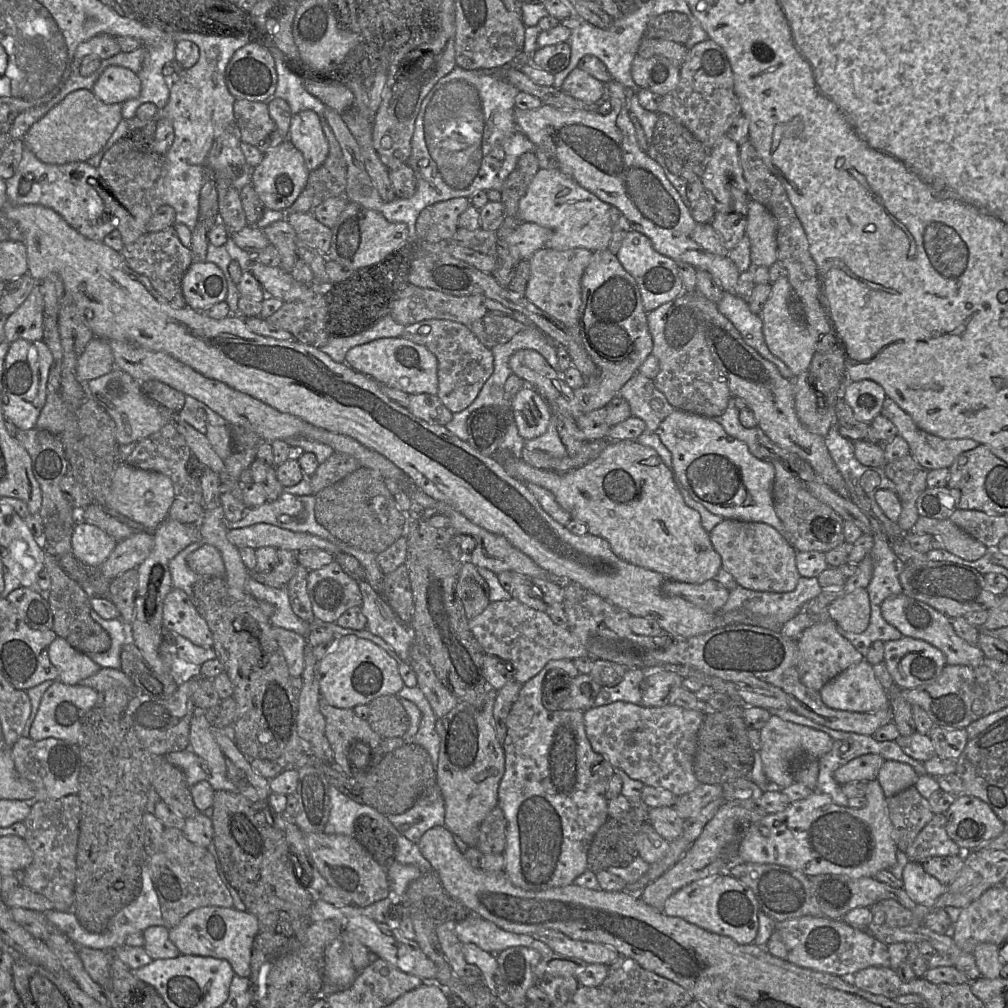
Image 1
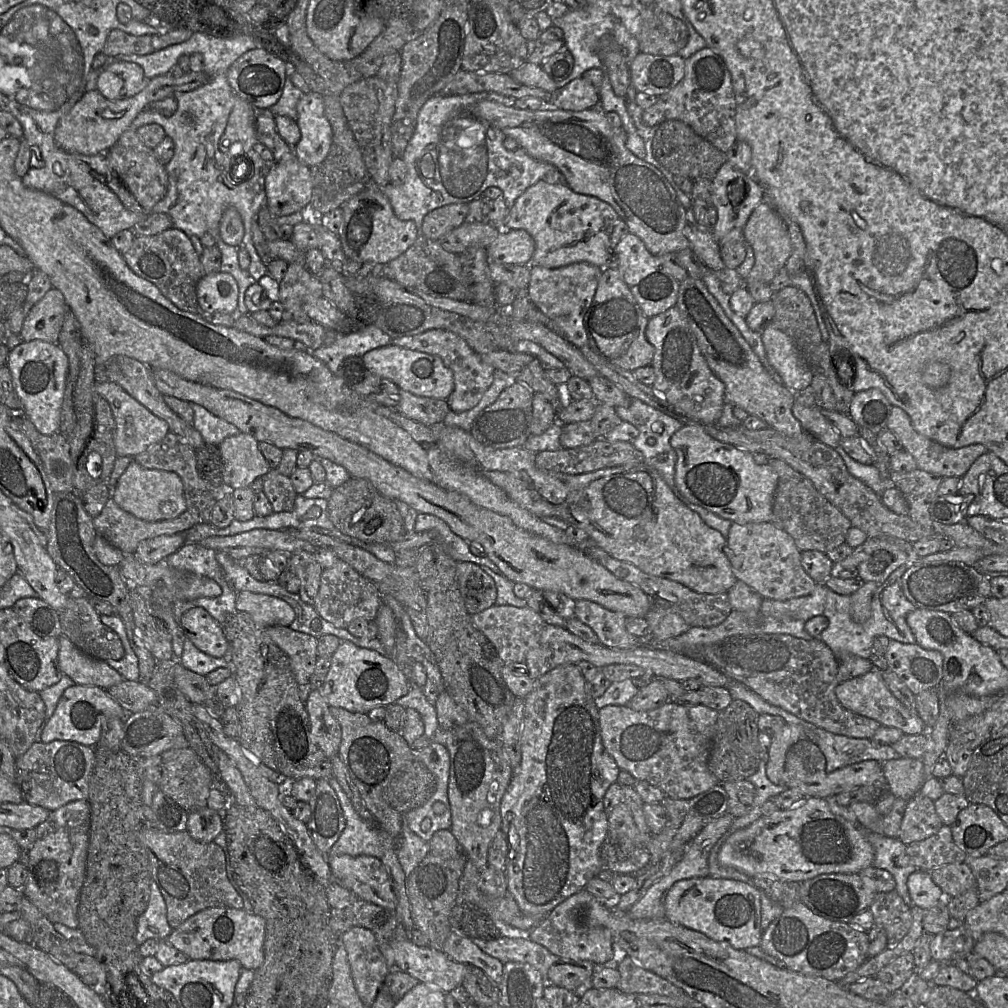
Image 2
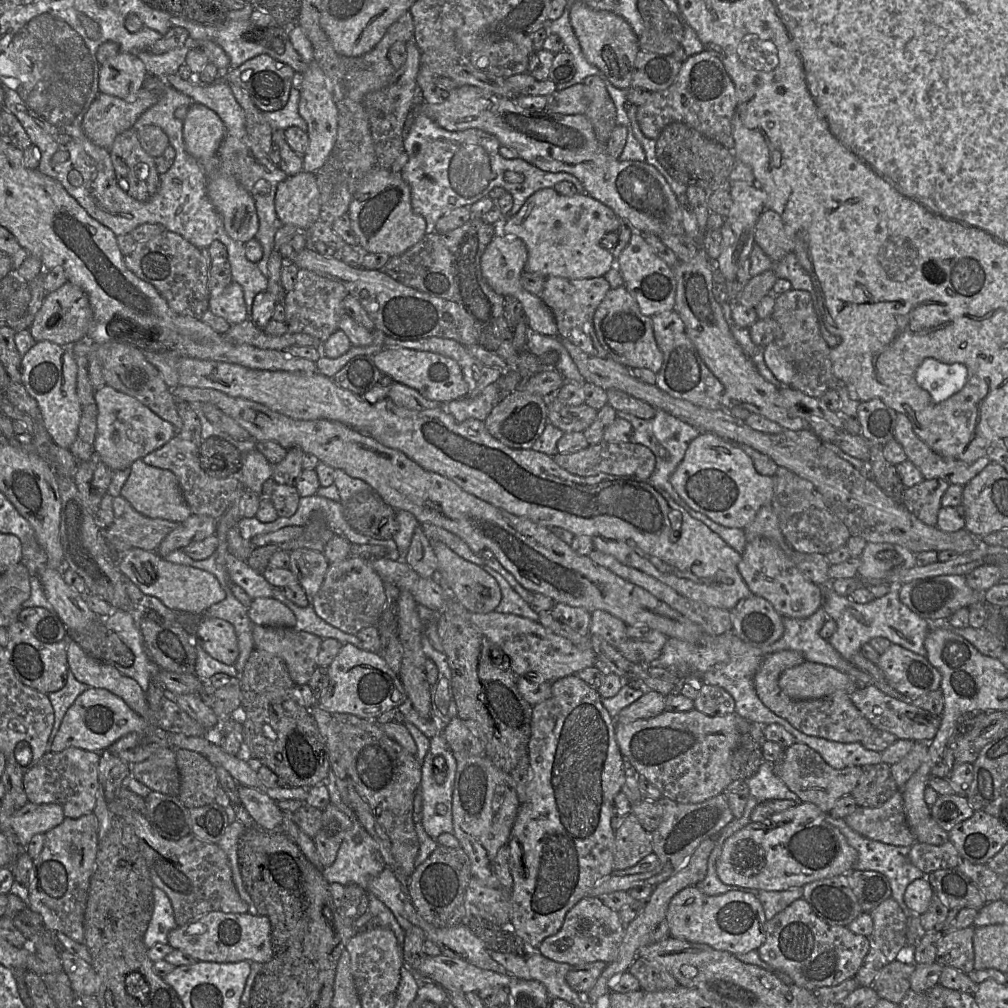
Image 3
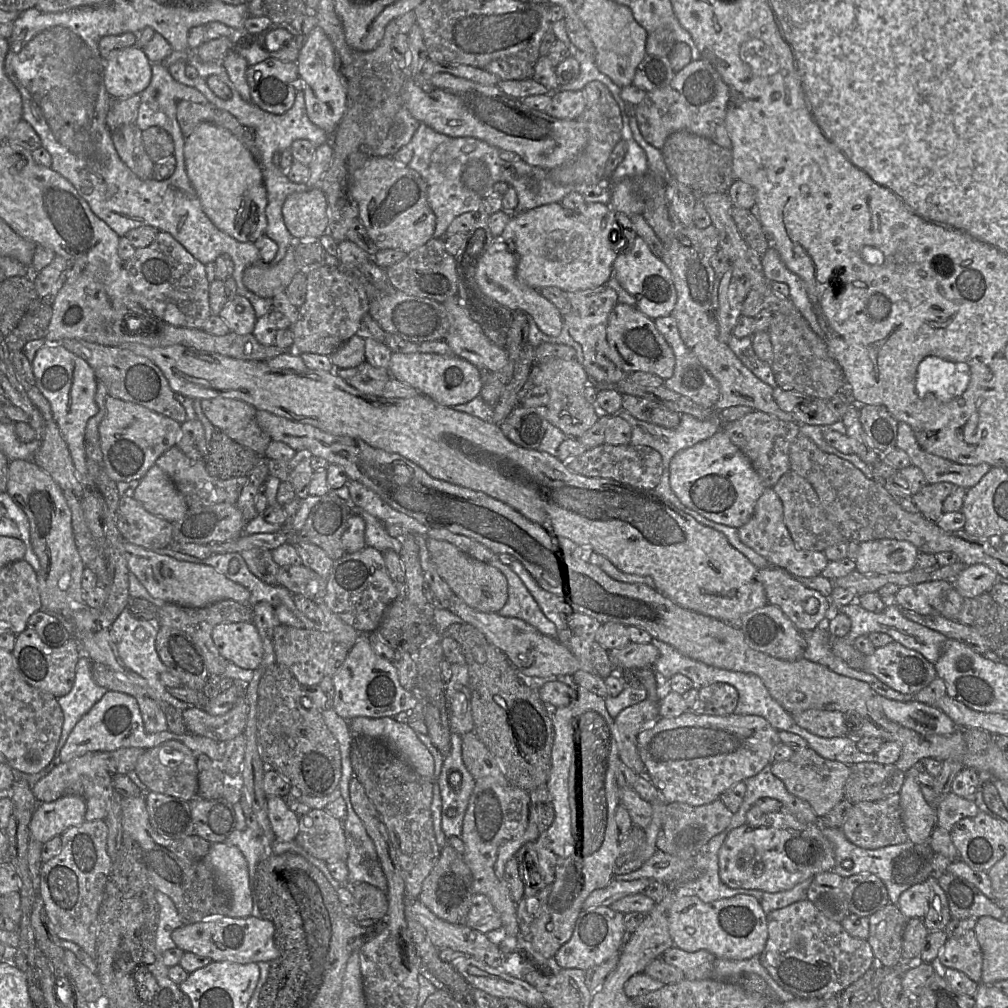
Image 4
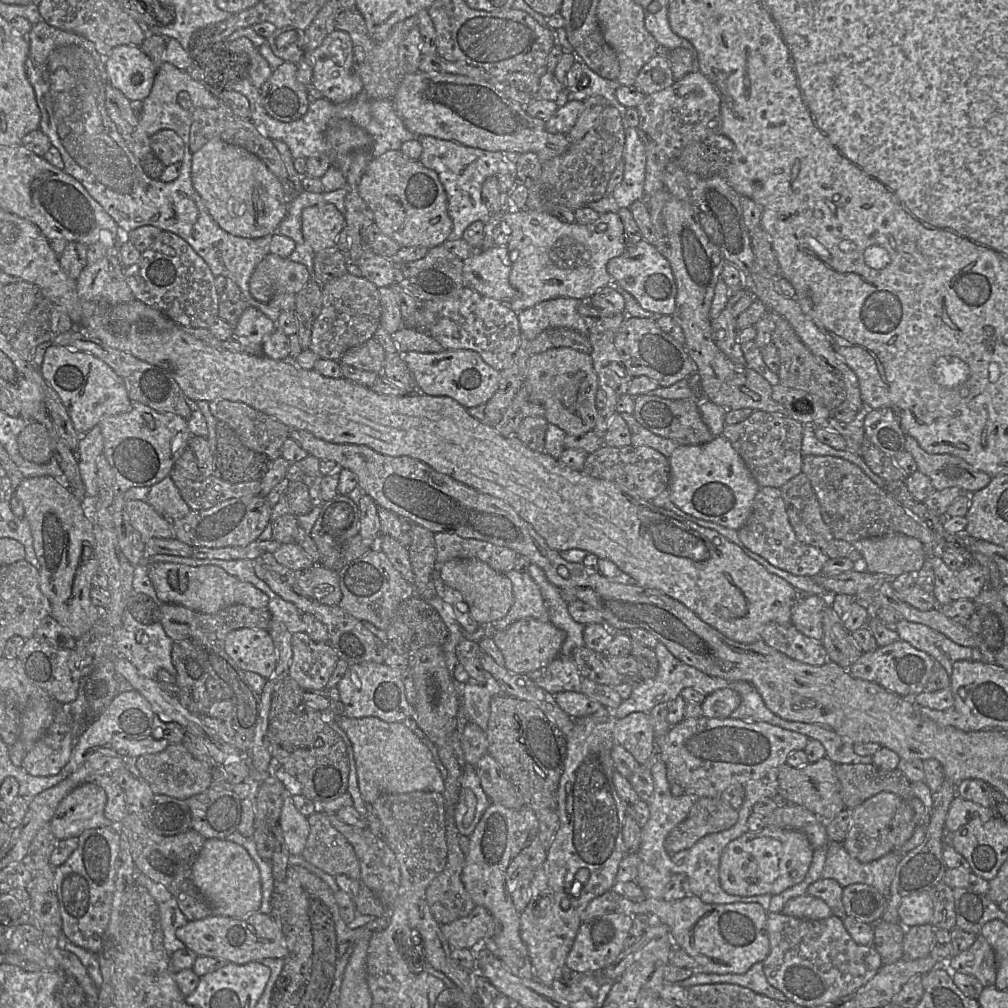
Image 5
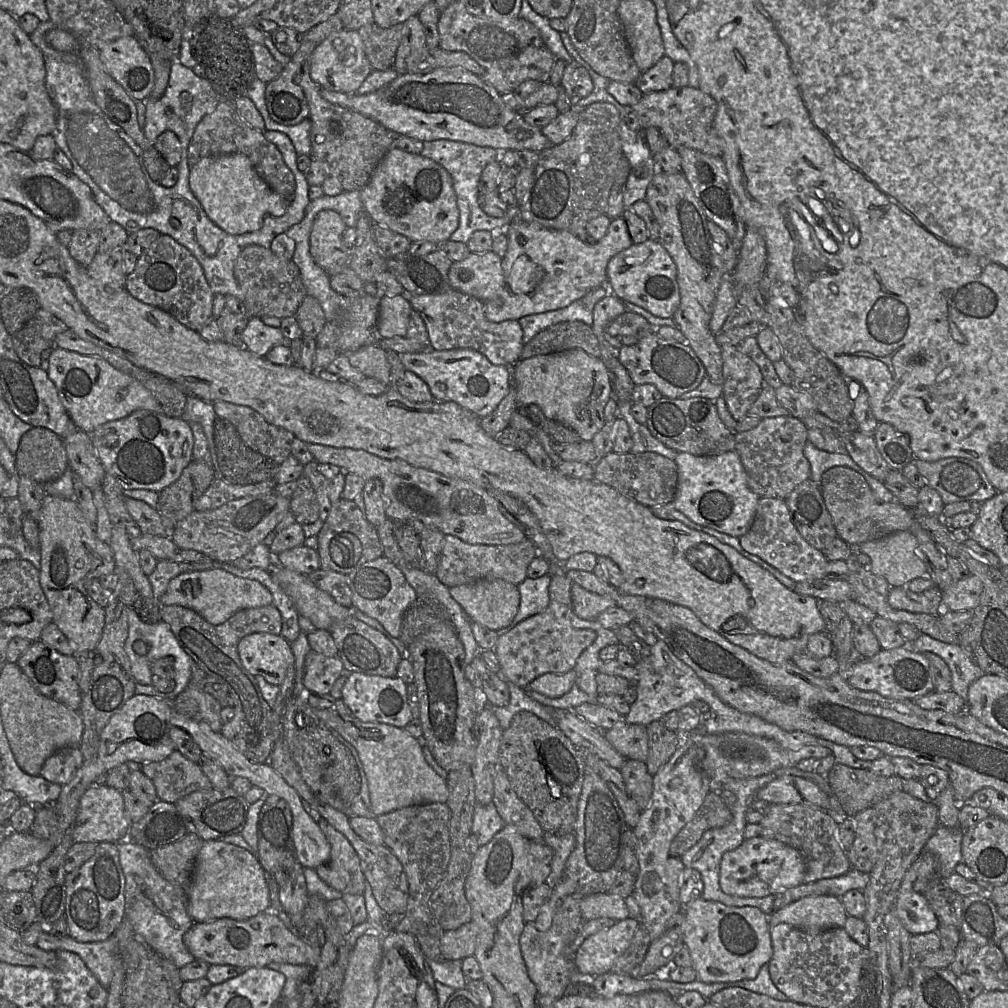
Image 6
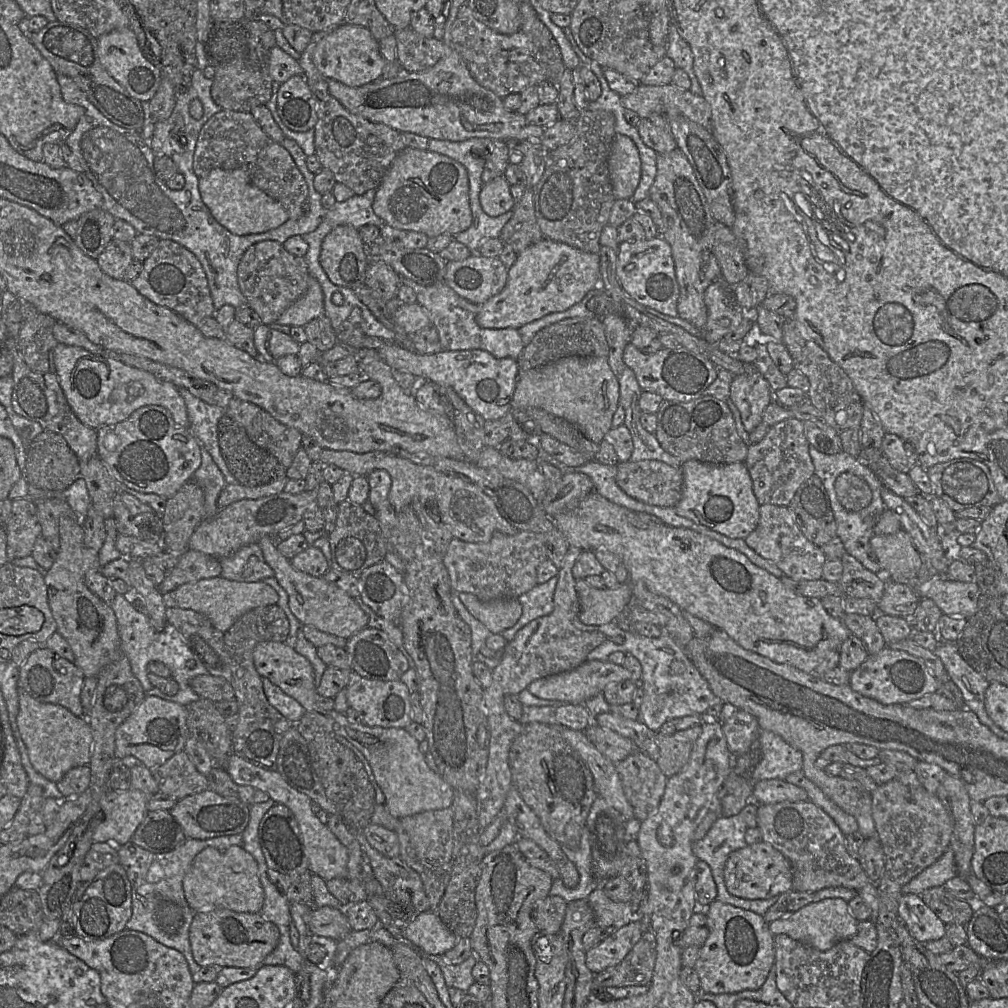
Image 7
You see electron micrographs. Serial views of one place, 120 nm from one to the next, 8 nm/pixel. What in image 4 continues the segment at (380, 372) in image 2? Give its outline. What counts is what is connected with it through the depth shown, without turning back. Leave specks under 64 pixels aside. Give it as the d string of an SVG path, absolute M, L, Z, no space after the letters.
M393 352L388 371L391 377L412 386L420 394L431 398L442 406L451 407L467 403L480 395L482 388L481 371L469 361L454 354Z

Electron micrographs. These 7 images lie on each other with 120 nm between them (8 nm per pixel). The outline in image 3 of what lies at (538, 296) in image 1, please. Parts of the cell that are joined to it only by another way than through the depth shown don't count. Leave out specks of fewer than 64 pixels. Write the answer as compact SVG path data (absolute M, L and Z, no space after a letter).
M549 276L545 278L540 298L553 313L558 336L570 340L591 356L606 358L609 356L596 336L593 317L597 307L610 289L610 284L604 276L584 279Z

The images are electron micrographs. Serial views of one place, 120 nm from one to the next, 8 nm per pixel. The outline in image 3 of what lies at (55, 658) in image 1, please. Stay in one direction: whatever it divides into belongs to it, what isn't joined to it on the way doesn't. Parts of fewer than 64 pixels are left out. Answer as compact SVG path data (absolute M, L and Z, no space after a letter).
M73 640L67 646L67 662L69 670L79 682L108 690L121 698L139 716L148 712L146 692L134 679L122 674L112 664L93 658Z

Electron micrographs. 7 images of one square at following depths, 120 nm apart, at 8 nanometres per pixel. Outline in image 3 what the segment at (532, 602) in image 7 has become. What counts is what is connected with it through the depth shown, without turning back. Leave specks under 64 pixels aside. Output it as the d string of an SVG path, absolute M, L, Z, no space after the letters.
M489 566L481 567L487 574L495 579L501 590L501 601L494 611L498 613L515 614L538 622L538 614L515 592L510 584Z

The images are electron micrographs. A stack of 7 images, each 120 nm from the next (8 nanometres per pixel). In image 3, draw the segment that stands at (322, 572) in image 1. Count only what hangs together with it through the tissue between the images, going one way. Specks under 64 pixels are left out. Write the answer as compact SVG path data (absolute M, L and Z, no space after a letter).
M349 556L342 561L329 564L320 589L310 599L310 605L321 619L348 634L356 634L363 628L377 626L385 602L385 582L372 568L368 559L362 556Z

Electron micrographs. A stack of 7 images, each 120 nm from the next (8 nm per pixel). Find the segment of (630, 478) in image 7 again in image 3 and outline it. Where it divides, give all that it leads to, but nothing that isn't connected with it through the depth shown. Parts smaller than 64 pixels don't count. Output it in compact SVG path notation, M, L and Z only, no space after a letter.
M606 442L589 444L586 448L574 453L556 453L553 460L561 468L579 476L592 476L600 473L628 477L638 481L647 481L656 464L653 452L646 446L628 442Z

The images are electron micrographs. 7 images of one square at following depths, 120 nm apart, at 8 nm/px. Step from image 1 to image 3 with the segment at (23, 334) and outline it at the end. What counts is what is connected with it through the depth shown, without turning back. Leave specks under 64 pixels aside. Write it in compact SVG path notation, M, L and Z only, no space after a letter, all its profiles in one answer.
M67 282L46 296L29 331L36 342L49 341L62 347L71 347L87 338L92 320L93 311L88 295L80 287Z

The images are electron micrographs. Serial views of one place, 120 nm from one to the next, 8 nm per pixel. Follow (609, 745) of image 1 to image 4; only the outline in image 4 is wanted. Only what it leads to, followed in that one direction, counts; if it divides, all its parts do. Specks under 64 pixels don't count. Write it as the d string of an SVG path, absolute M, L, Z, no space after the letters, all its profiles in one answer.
M687 711L675 718L659 717L637 736L637 750L646 769L646 775L667 803L692 806L710 804L720 794L738 782L755 776L772 763L772 753L781 743L778 731L767 720L755 715L711 716Z

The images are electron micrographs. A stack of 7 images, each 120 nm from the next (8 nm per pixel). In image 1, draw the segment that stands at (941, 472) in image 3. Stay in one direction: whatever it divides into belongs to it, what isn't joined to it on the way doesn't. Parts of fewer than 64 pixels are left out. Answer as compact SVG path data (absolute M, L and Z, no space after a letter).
M888 396L881 413L896 426L898 434L908 443L914 459L928 470L949 468L961 453L979 446L977 441L970 438L945 439L922 430Z

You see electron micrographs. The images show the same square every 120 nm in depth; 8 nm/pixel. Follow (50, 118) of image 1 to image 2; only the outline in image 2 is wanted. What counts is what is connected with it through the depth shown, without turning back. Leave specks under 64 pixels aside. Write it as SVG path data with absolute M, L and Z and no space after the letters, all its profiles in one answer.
M188 72L181 77L166 74L147 81L135 96L123 100L109 100L98 90L86 92L72 109L58 122L54 140L58 147L69 153L97 155L110 150L121 134L129 129L132 121L150 104L179 91L195 90L209 80L205 72Z

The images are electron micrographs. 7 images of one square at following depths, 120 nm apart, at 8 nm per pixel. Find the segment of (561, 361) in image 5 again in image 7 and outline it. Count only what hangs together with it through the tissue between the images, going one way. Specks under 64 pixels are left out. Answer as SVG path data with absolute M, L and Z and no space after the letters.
M564 357L541 367L520 371L511 405L513 409L543 409L567 420L587 439L599 444L612 428L612 418L619 406L619 382L608 358Z

